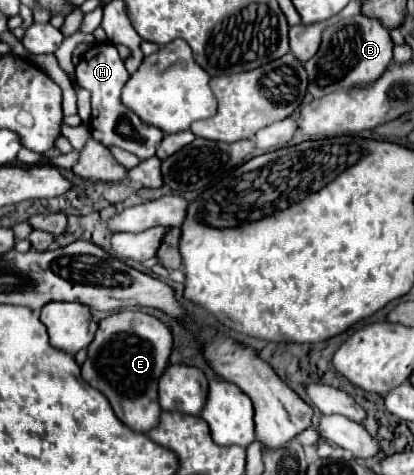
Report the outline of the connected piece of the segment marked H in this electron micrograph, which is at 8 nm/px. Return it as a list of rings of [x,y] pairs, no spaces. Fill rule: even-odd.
[[[110,42],[92,46],[80,58],[80,64],[76,66],[76,82],[82,88],[92,92],[92,118],[90,118],[90,124],[88,124],[92,138],[100,140],[100,144],[106,146],[106,148],[116,146],[116,148],[122,148],[122,150],[132,152],[138,158],[146,160],[146,158],[156,154],[156,148],[158,148],[160,140],[164,138],[164,134],[156,126],[144,124],[134,112],[130,112],[120,102],[120,92],[122,92],[122,86],[126,84],[128,78],[130,78],[130,74],[126,72],[124,62],[120,60],[116,46],[110,44]]]

